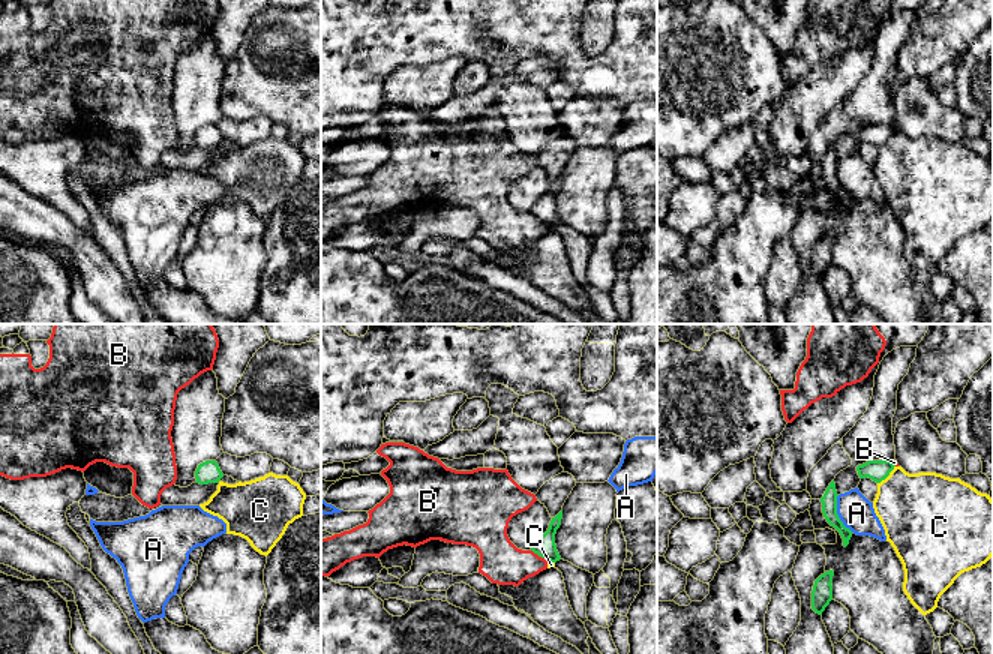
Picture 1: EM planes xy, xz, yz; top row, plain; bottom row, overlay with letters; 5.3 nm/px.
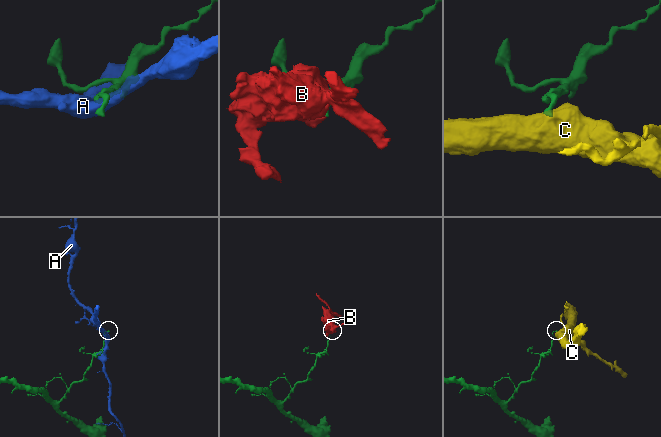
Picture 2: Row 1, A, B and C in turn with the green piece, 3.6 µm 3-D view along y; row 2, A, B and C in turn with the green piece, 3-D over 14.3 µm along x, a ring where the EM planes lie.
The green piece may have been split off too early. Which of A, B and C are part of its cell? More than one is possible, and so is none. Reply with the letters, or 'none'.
none

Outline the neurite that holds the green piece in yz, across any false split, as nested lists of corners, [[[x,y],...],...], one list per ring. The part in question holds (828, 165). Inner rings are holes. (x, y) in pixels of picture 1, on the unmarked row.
[[[834,144],[830,147],[826,152],[824,160],[820,162],[822,166],[822,177],[826,186],[834,190],[842,202],[843,202],[843,210],[846,212],[849,208],[849,204],[852,201],[852,195],[843,189],[837,178],[837,154],[836,154],[836,147]]]

